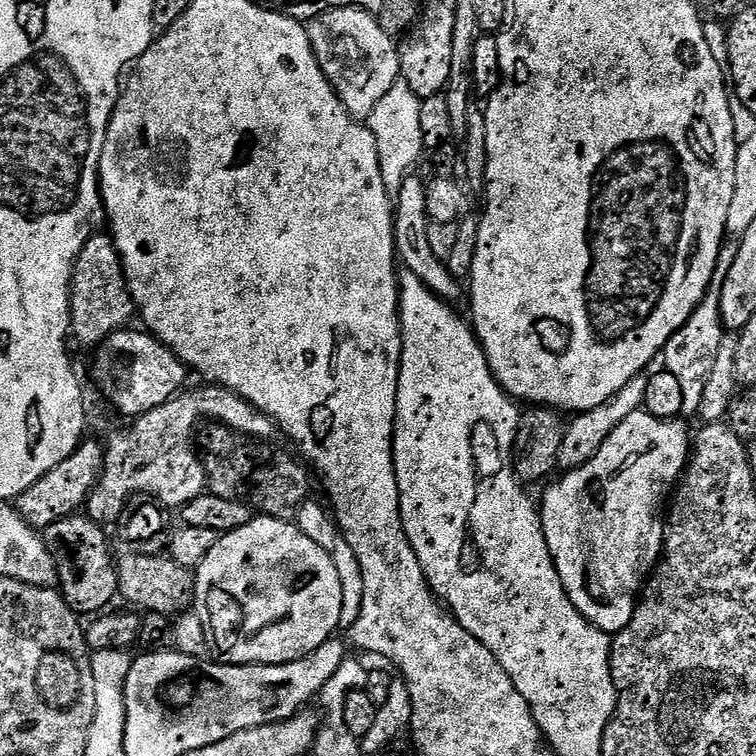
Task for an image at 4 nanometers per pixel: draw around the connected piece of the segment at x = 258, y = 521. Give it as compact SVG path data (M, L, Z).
M263 514L257 515L246 526L242 526L238 530L233 532L225 532L214 542L214 550L210 550L210 554L206 554L206 558L202 558L202 562L196 569L194 569L194 612L203 621L206 622L207 635L210 637L210 648L214 653L216 652L215 659L222 664L289 664L295 660L302 660L304 657L310 655L311 652L317 652L317 650L324 645L328 640L333 639L337 635L336 627L342 624L342 582L340 581L340 575L338 570L334 566L332 561L332 553L322 550L322 546L318 546L318 542L310 542L310 538L306 538L306 534L302 534L302 530L297 528L295 523L286 520L275 520L273 516L266 516Z

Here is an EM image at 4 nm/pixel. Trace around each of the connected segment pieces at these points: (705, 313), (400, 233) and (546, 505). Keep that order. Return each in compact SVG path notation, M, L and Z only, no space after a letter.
M736 240L727 241L723 247L723 252L719 256L714 270L710 286L703 302L696 308L695 313L688 319L682 327L672 335L662 353L663 367L678 378L682 385L682 412L683 417L697 417L700 413L702 398L705 390L705 382L712 372L722 344L726 337L726 329L721 318L721 296L722 286L725 285L726 278L734 261L738 256L740 243Z
M413 174L406 178L406 182L402 186L402 190L395 193L394 196L394 238L396 239L396 254L402 261L403 267L409 272L413 272L421 278L423 284L430 289L436 296L442 300L449 302L456 302L460 296L463 297L464 290L461 283L451 275L448 270L447 263L437 258L429 243L429 235L427 228L430 223L428 219L428 211L426 210L426 184L422 179L418 178L419 175Z
M639 410L630 414L616 430L602 443L601 449L588 462L576 469L565 471L557 484L552 484L544 492L544 501L539 501L540 521L546 534L546 546L550 550L553 560L556 561L558 578L570 598L570 602L589 620L598 630L609 634L620 632L634 618L634 610L638 603L638 597L646 581L651 577L655 567L664 554L664 533L666 531L666 505L673 495L674 489L688 467L690 459L690 432L676 420L659 420L648 412Z

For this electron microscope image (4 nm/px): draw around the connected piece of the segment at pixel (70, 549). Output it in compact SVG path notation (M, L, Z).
M86 514L62 518L42 532L45 544L56 560L58 591L72 611L84 618L103 613L120 591L120 579L116 573L118 560L115 555L112 557L112 548L104 532L107 532L105 525L96 524Z

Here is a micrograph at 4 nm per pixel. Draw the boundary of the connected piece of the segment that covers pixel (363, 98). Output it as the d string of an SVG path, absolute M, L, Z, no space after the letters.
M331 8L329 12L323 12L321 16L307 21L310 46L318 58L318 66L322 66L322 74L330 82L330 86L338 94L338 98L344 104L344 108L355 120L367 121L369 114L386 98L386 94L401 79L400 49L397 41L382 30L382 26L376 21L376 17L364 11L363 8Z

